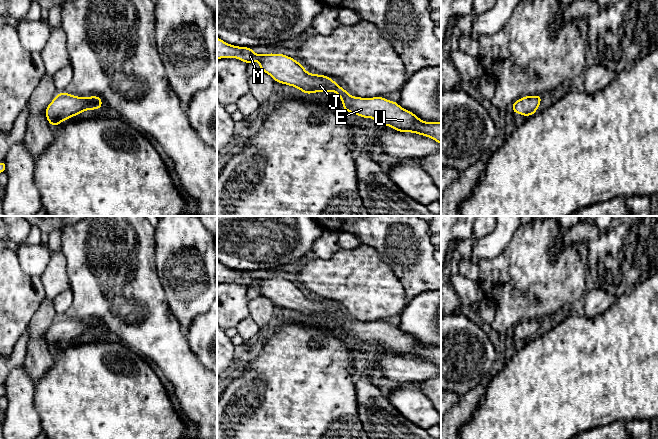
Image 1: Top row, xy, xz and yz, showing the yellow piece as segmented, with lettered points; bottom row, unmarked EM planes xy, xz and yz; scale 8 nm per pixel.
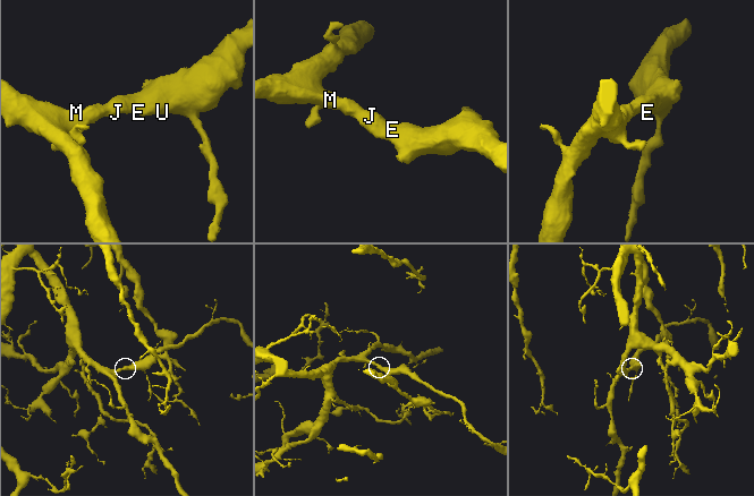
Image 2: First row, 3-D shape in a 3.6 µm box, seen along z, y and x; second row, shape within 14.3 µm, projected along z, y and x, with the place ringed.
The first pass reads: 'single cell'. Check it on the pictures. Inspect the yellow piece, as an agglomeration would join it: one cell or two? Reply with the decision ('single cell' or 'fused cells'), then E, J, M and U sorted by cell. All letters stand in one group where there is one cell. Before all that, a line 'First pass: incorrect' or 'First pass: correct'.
First pass: correct
single cell | E J M U

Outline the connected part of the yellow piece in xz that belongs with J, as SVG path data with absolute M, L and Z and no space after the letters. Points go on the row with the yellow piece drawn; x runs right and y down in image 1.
M217 37L217 59L237 58L247 65L258 61L261 71L269 74L276 83L294 86L305 94L335 92L342 100L343 110L362 118L373 118L377 124L390 126L398 132L411 132L429 137L441 144L441 121L425 122L413 112L382 96L361 98L351 96L337 82L326 75L310 74L295 59L284 54L255 54L250 47L228 44Z

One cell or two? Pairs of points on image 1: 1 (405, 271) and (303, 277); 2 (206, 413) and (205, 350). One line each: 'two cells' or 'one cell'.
1: two cells
2: two cells

